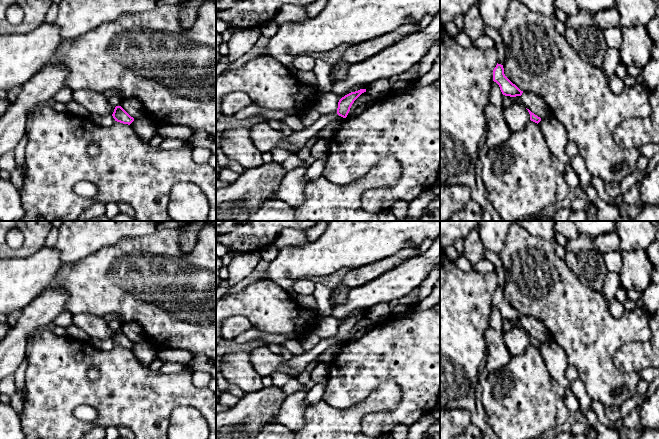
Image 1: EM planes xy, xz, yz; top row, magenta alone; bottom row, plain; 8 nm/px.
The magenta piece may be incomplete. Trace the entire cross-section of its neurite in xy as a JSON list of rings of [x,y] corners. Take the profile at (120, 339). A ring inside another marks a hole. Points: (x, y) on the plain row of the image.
[[[116,330],[112,338],[115,345],[130,349],[134,342],[131,341],[121,330]]]

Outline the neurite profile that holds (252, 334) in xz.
[[[252,327],[251,329],[240,334],[235,341],[239,344],[244,344],[251,342],[253,340],[262,340],[266,344],[268,343],[278,343],[279,345],[283,344],[285,341],[289,339],[294,339],[295,334],[291,334],[289,336],[284,335],[275,335],[275,334],[267,334],[259,329]]]

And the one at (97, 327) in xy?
[[[74,314],[73,325],[96,339],[112,339],[115,333],[103,317],[91,314]]]

